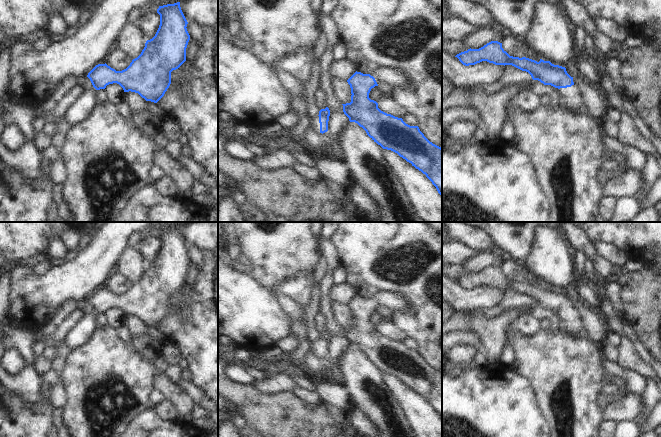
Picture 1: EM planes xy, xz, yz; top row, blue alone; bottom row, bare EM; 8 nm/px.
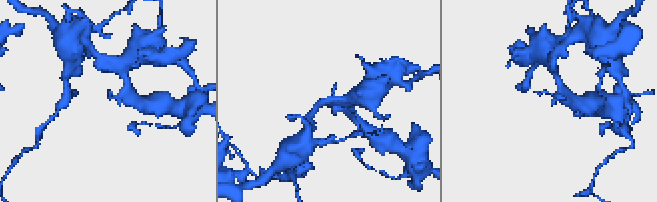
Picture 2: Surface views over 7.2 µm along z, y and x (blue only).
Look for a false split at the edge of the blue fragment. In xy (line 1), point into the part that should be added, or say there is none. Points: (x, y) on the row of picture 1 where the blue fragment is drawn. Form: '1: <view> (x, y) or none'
1: none

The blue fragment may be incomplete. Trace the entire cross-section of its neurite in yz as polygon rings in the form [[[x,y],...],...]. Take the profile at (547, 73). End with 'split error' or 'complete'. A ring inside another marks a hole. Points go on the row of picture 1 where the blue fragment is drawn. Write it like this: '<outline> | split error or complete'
[[[491,41],[479,49],[468,49],[457,54],[455,57],[465,65],[475,65],[487,61],[495,65],[512,65],[522,71],[528,72],[533,80],[538,80],[544,85],[557,88],[564,102],[557,102],[560,106],[567,107],[573,111],[583,112],[584,102],[580,98],[578,88],[574,85],[565,67],[554,65],[550,61],[540,59],[539,62],[526,57],[510,56],[503,48],[502,43]]] | split error

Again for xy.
[[[180,2],[159,6],[157,13],[160,15],[160,25],[155,36],[146,41],[141,54],[133,59],[126,69],[116,71],[105,63],[96,65],[88,73],[87,77],[96,90],[105,89],[107,85],[117,83],[123,88],[124,92],[131,91],[138,93],[146,101],[157,103],[164,96],[171,84],[171,72],[178,69],[186,61],[186,48],[190,40],[190,35],[186,28],[188,22],[181,10]]] | complete

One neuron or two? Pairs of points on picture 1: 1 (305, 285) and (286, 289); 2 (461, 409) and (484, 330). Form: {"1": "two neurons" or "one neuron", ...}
{"1": "one neuron", "2": "two neurons"}

